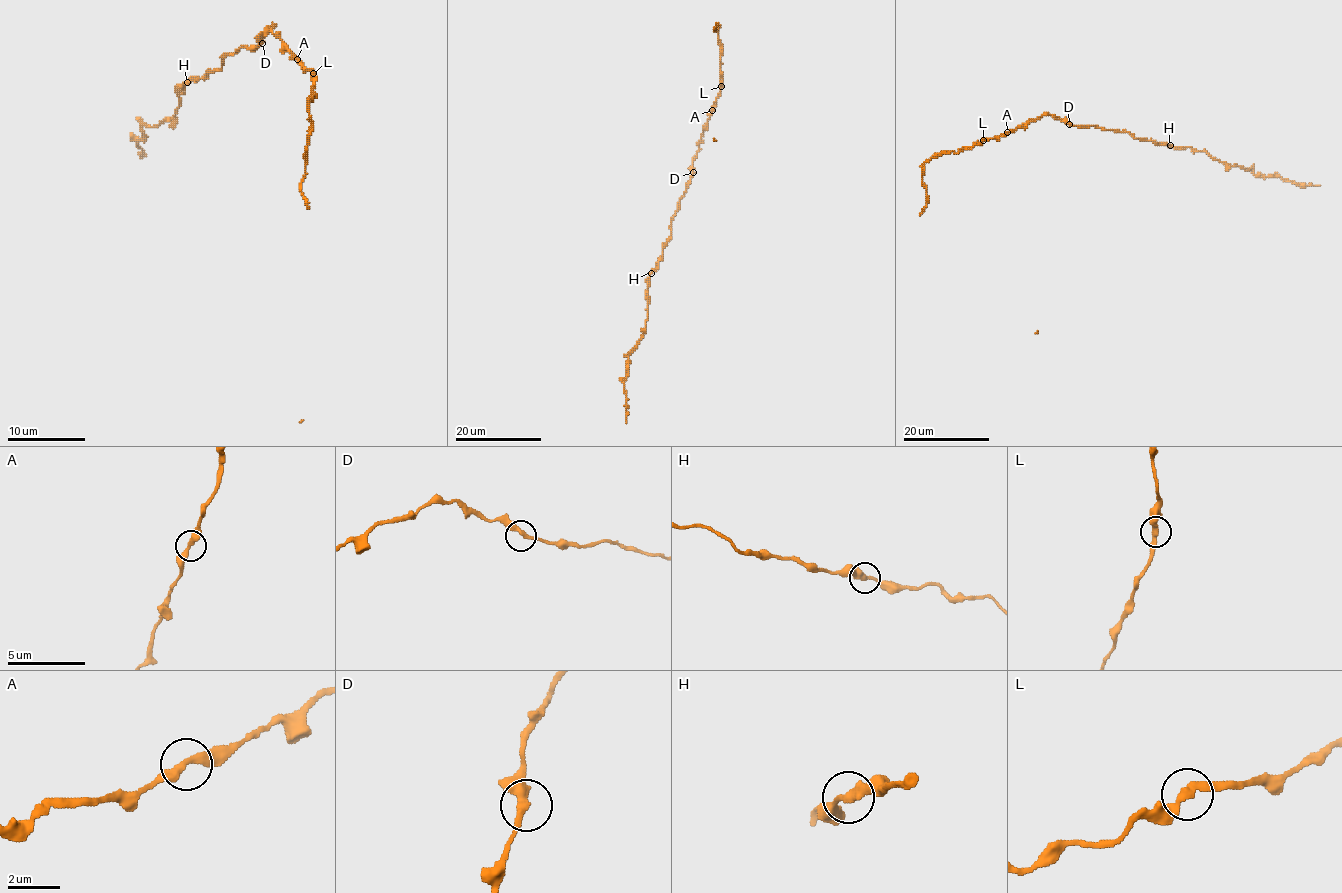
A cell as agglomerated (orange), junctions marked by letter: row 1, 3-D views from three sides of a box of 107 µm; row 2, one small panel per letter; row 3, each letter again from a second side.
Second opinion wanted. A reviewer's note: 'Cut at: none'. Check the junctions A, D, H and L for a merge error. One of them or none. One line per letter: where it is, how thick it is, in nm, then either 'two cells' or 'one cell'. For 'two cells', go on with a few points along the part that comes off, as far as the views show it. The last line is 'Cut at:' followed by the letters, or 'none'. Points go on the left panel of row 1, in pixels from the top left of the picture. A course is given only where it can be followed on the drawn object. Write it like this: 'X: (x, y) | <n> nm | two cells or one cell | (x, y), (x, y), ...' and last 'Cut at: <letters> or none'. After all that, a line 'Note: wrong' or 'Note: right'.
A: (297, 59) | 360 nm | one cell
D: (262, 43) | 360 nm | one cell
H: (187, 82) | 320 nm | one cell
L: (313, 73) | 320 nm | one cell
Cut at: none
Note: right

